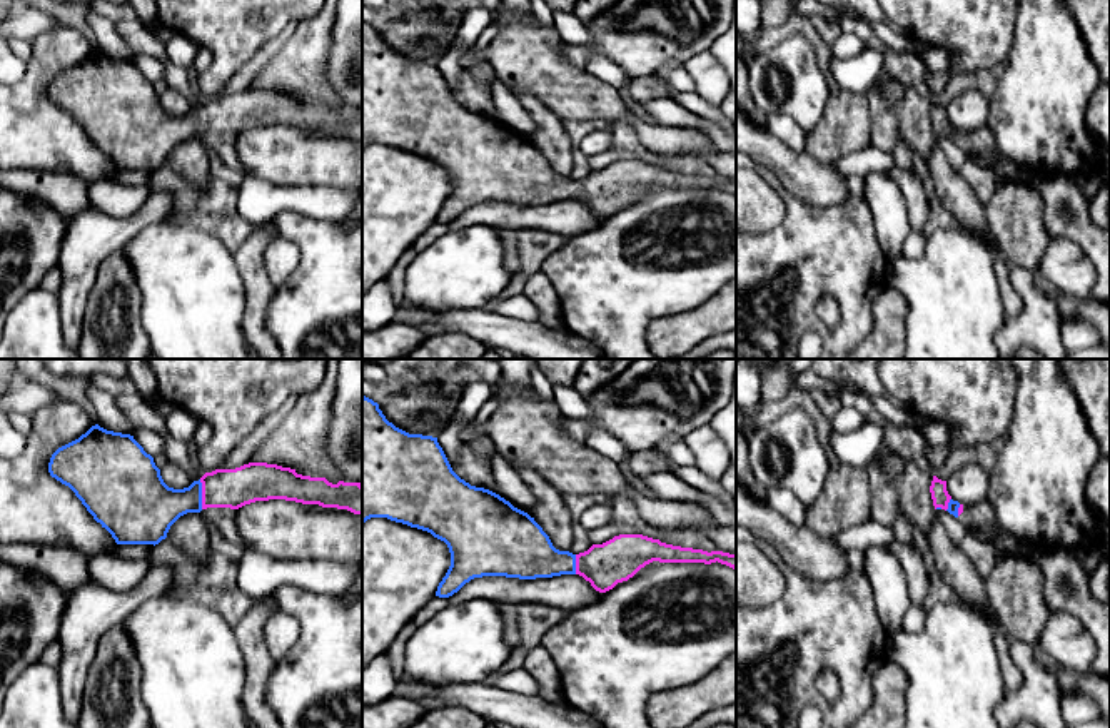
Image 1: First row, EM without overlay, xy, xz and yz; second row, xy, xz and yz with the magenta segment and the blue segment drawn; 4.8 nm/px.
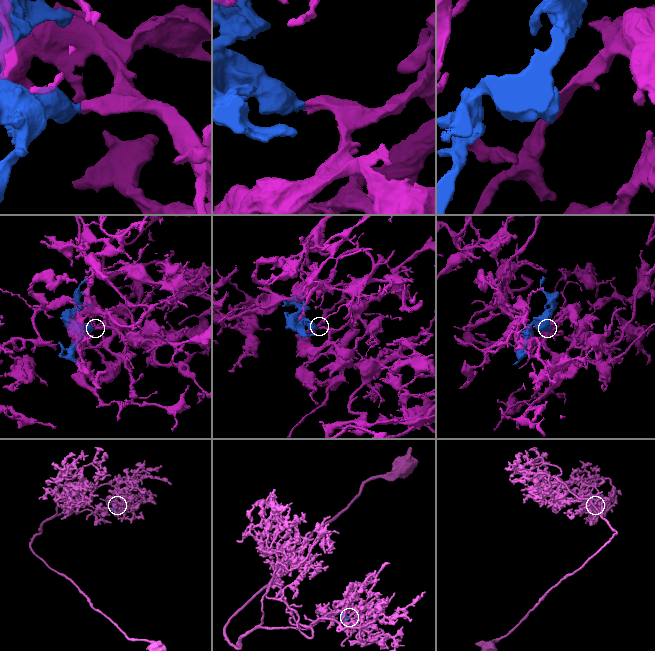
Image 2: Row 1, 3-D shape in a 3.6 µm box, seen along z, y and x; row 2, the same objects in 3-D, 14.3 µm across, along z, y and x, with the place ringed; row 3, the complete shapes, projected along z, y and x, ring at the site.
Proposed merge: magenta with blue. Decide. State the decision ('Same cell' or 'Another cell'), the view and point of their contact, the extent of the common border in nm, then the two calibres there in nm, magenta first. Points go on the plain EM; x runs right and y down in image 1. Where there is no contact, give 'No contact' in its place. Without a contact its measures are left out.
Same cell. Touches magenta at xy (202, 121). Shared border 140 nm. Thickness 190 nm (magenta) against 240 nm

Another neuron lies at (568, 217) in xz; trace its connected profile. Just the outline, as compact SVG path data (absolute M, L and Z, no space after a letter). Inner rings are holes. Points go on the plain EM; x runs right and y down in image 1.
M579 200L552 204L519 205L506 202L482 202L466 209L449 222L451 230L466 229L471 224L487 224L494 229L541 230L563 235L566 240L594 230L603 219Z

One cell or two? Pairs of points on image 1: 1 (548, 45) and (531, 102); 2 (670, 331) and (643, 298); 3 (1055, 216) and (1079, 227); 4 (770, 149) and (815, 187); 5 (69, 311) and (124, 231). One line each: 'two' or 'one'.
1: two
2: two
3: one
4: one
5: one

